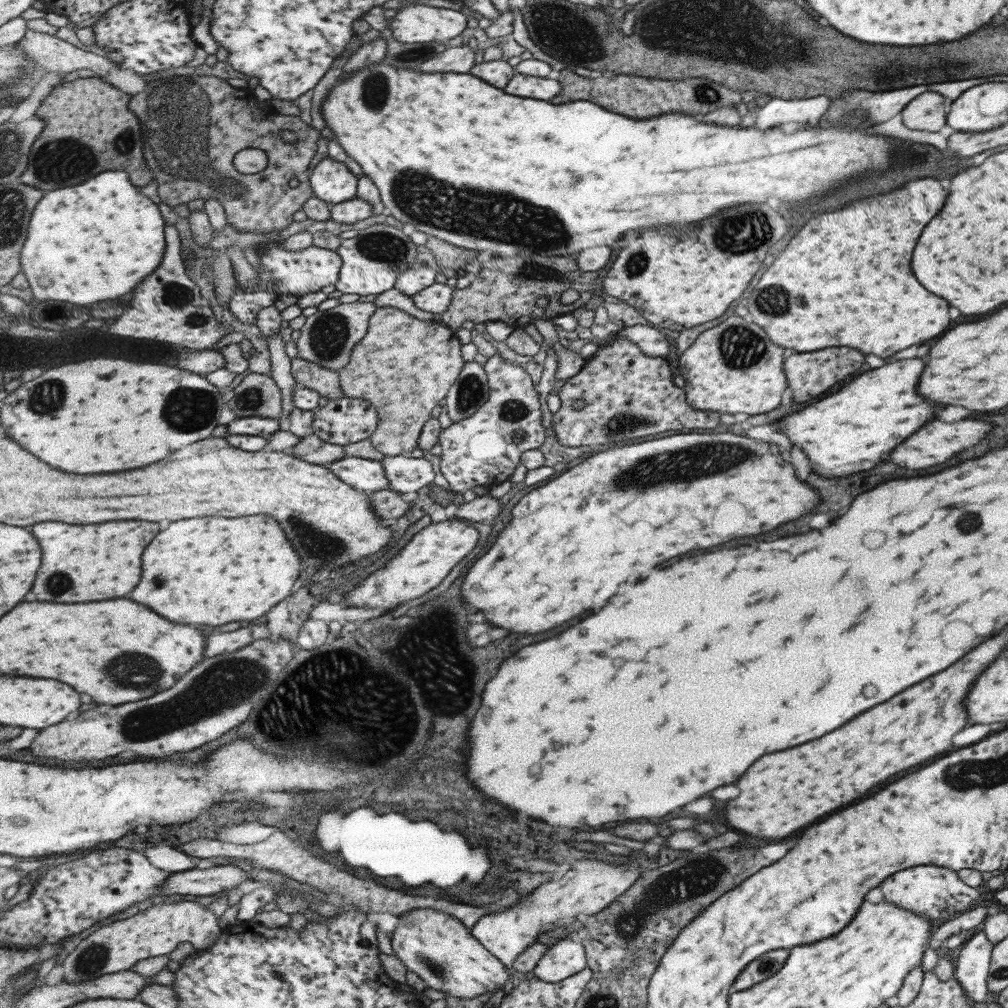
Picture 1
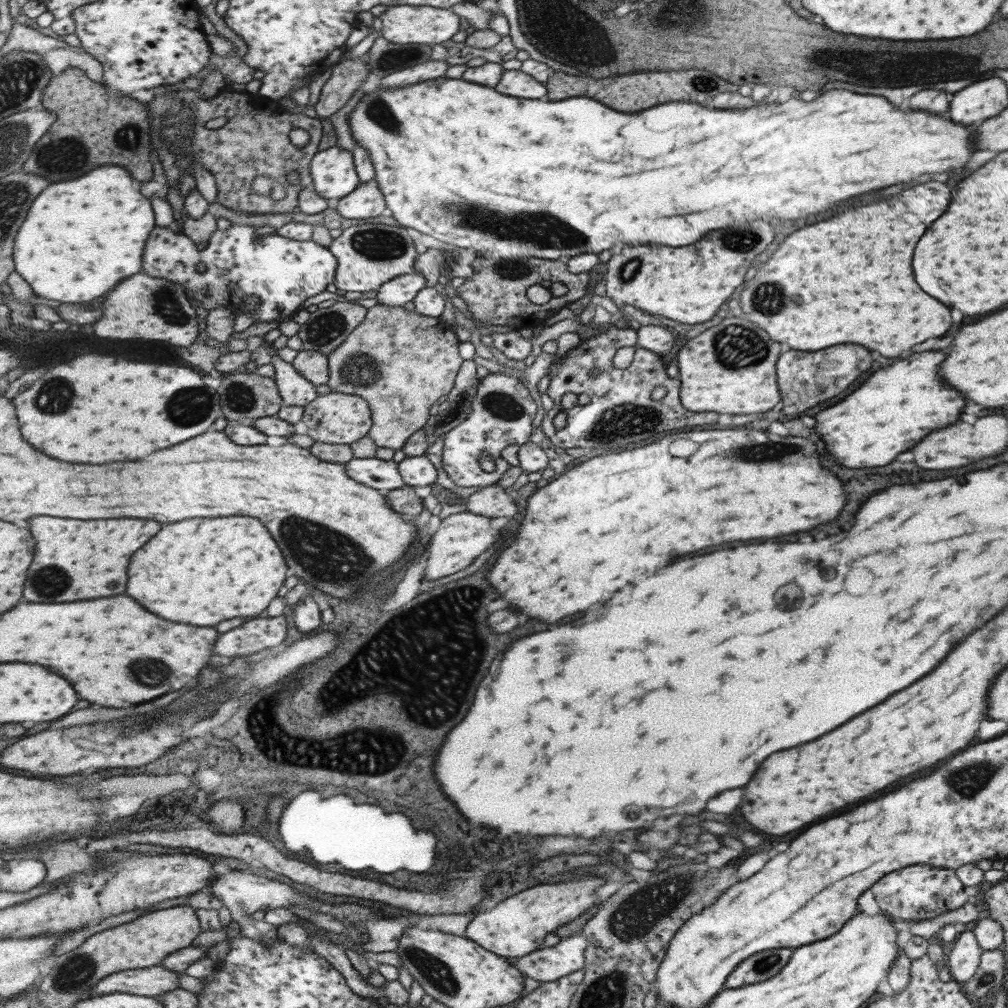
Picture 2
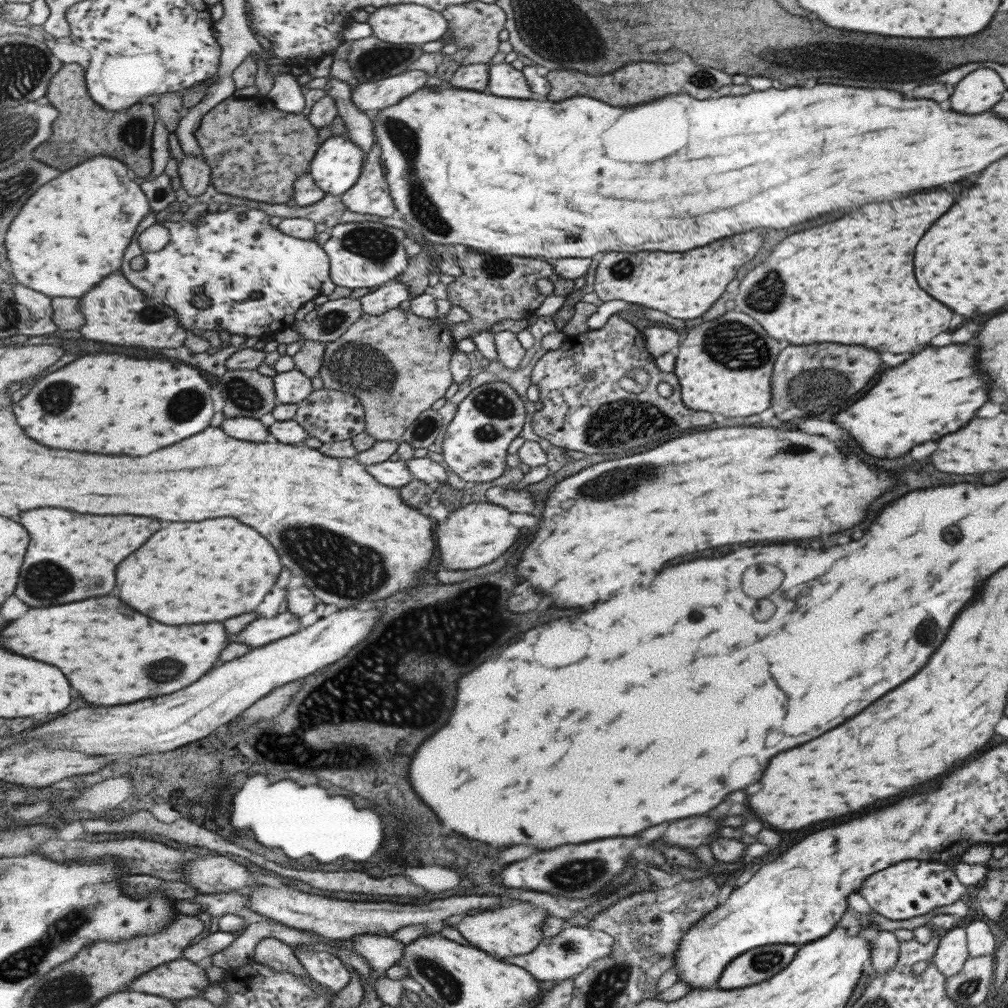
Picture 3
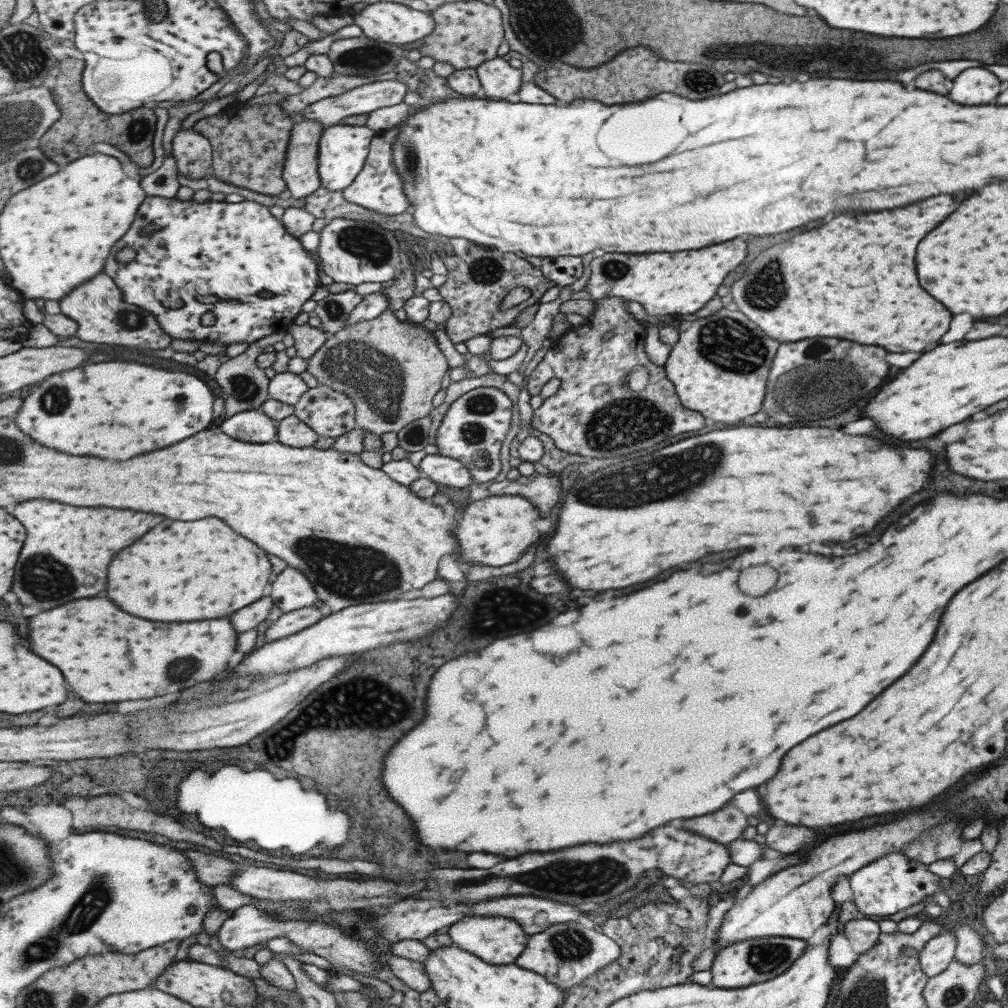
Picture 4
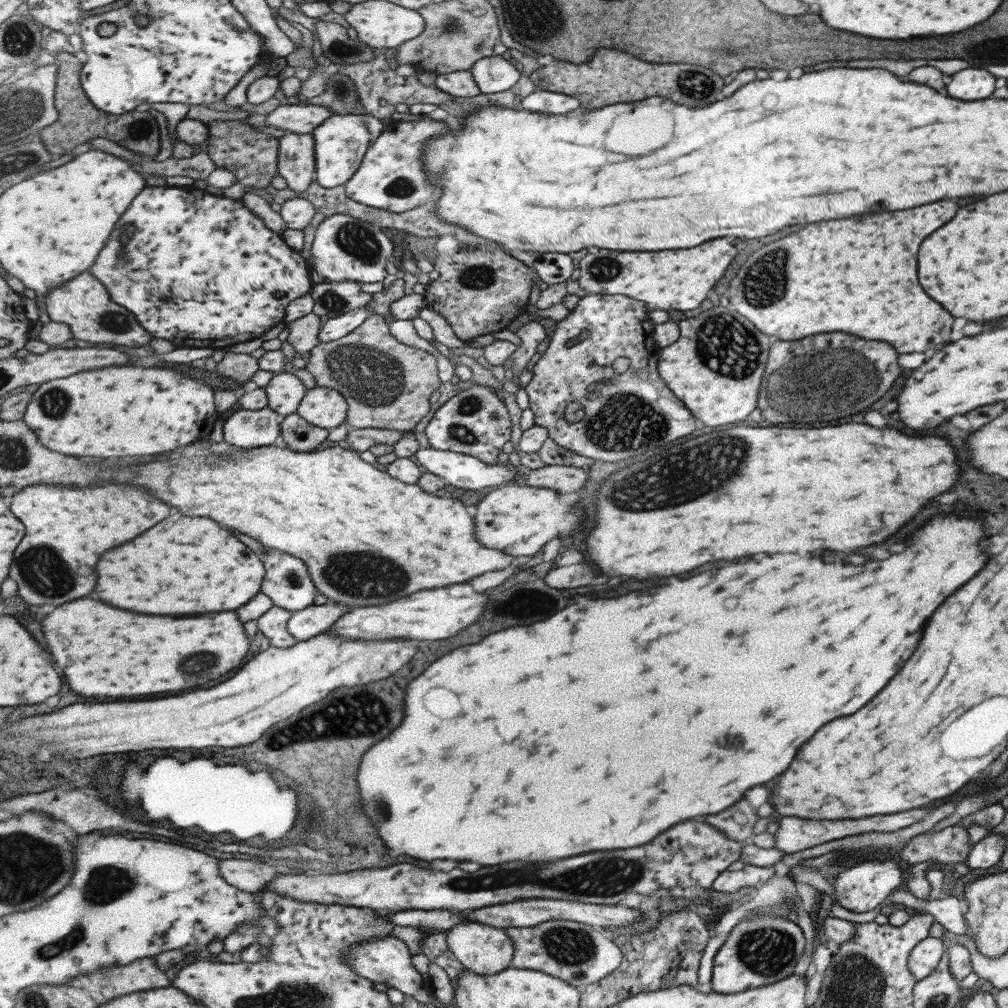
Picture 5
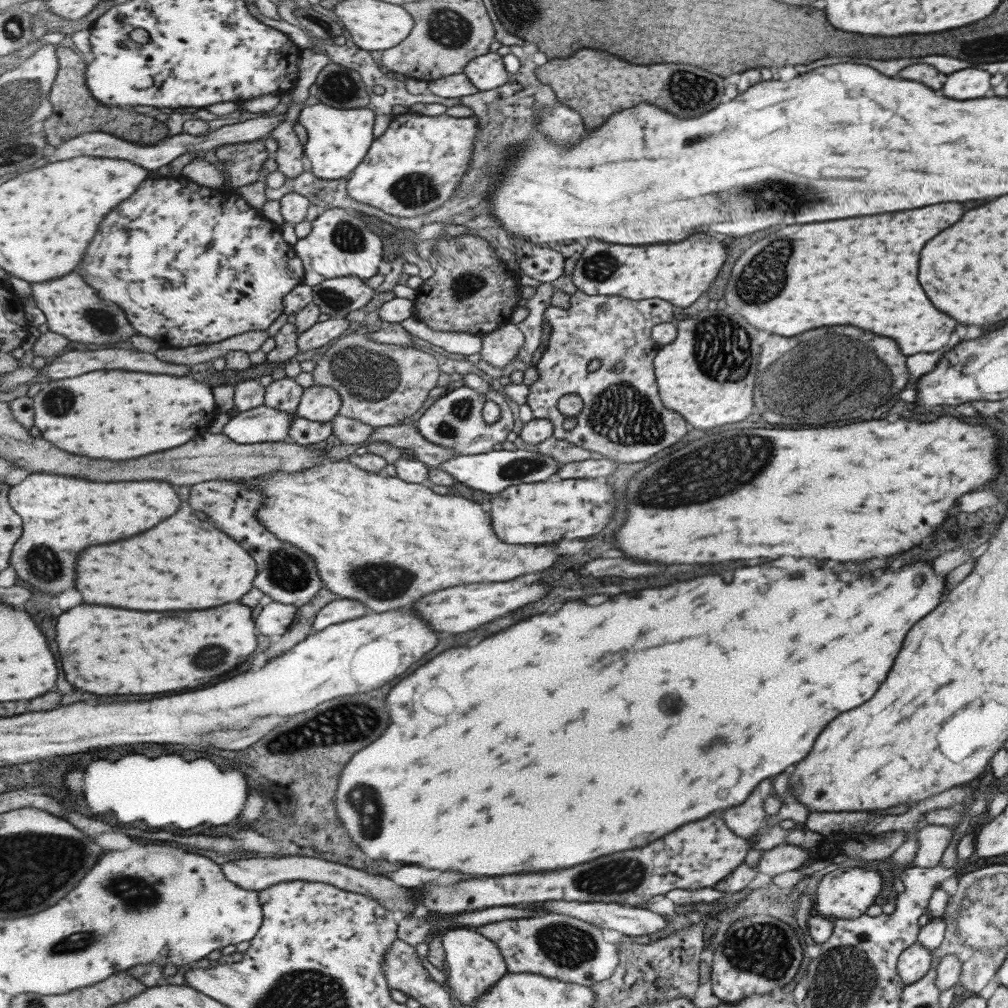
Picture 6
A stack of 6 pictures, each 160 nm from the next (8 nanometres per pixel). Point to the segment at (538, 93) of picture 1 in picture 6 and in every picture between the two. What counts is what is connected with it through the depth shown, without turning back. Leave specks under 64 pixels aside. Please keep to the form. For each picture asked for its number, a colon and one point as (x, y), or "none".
2: (517, 83)
3: (505, 80)
4: (499, 79)
5: (493, 74)
6: (487, 72)

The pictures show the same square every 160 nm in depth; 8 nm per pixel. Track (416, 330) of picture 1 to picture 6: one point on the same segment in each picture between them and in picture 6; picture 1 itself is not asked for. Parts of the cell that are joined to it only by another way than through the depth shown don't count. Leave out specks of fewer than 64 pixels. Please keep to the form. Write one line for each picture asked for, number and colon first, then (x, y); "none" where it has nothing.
2: (397, 360)
3: (395, 392)
4: (392, 370)
5: (387, 384)
6: (381, 384)

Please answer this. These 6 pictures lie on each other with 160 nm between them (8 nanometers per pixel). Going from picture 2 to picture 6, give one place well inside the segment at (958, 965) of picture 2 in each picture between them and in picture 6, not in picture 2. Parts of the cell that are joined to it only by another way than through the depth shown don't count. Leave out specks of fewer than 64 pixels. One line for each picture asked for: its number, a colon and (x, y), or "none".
3: (951, 953)
4: (938, 952)
5: (922, 959)
6: (914, 961)

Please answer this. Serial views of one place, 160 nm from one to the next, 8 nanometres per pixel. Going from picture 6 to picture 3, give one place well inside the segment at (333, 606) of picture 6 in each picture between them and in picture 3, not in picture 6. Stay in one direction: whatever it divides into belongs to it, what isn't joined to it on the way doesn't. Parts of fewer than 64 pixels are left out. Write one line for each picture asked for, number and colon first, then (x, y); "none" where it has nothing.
3: (265, 630)
4: (290, 623)
5: (314, 620)

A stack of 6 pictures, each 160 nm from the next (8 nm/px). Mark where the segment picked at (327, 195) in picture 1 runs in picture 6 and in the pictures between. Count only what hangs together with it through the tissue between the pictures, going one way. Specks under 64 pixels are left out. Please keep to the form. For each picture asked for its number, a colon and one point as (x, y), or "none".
2: (335, 175)
3: (337, 166)
4: (344, 150)
5: (342, 141)
6: (339, 139)

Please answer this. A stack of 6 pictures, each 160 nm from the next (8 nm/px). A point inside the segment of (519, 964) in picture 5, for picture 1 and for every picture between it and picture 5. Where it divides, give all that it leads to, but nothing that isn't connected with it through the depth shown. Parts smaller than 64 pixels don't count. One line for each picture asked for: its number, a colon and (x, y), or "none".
1: (567, 957)
2: (546, 965)
3: (569, 953)
4: (568, 954)

